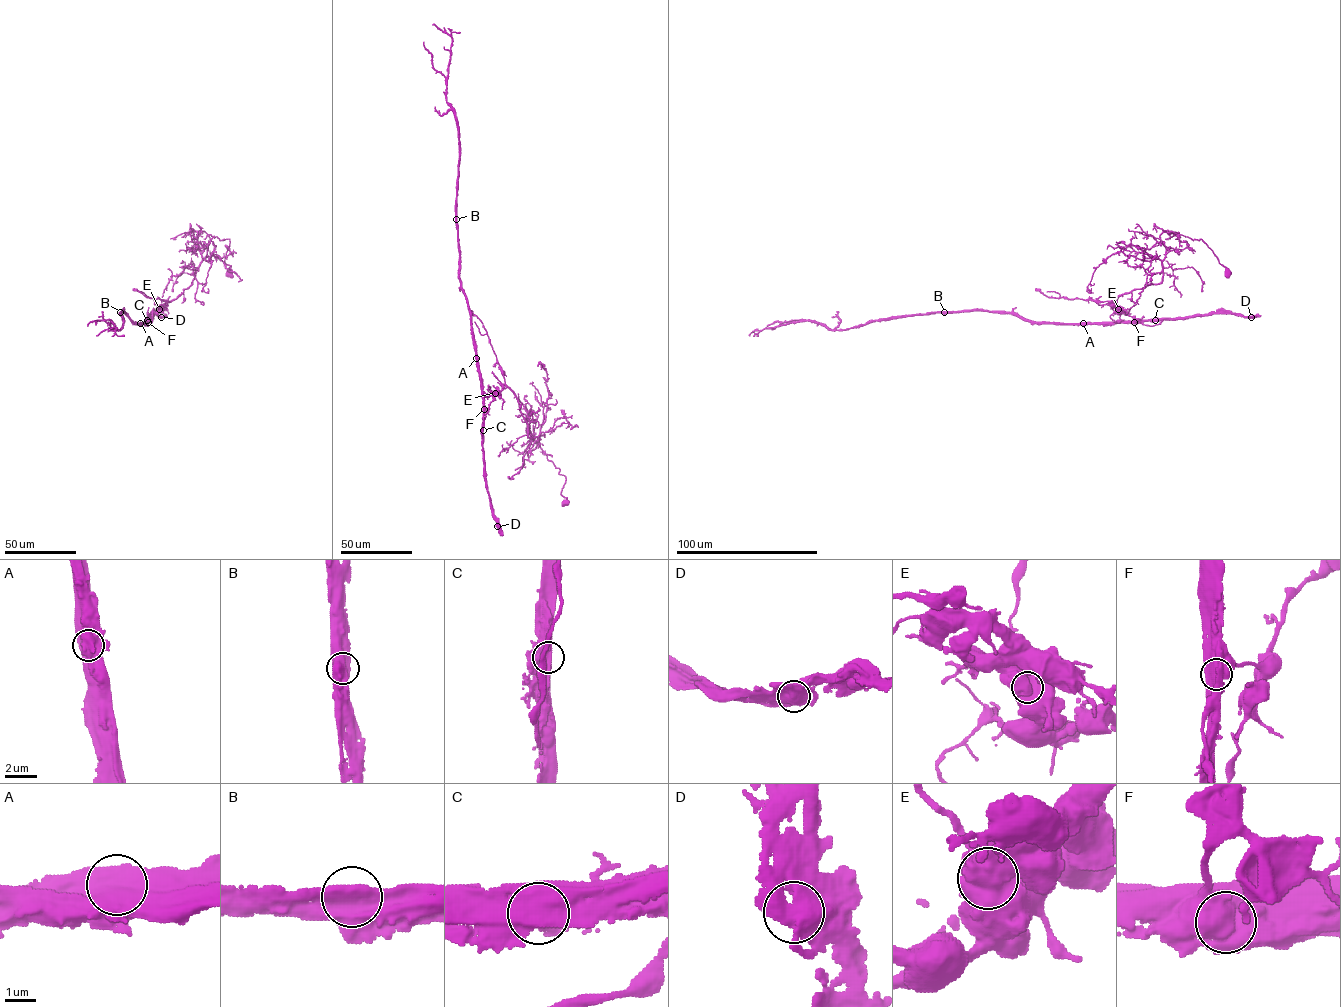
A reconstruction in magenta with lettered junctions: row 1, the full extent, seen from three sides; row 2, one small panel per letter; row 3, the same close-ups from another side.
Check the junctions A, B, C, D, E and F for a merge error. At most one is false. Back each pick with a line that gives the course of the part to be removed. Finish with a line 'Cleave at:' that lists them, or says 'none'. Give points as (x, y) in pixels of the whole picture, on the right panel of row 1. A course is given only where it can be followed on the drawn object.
F: foreign part runs (1134, 322), (1037, 323), (1012, 313), (969, 310), (892, 316), (845, 329), (801, 320), (755, 330), (750, 335)
Cleave at: F

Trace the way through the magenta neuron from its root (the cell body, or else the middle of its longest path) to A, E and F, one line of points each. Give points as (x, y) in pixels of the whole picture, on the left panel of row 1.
A: (229, 272), (225, 257), (230, 240), (199, 230), (202, 260), (192, 284), (140, 323)
E: (229, 272), (225, 257), (230, 240), (199, 230), (202, 260), (194, 278), (159, 309)
F: (229, 272), (225, 257), (230, 240), (199, 230), (202, 260), (192, 284), (148, 322)

